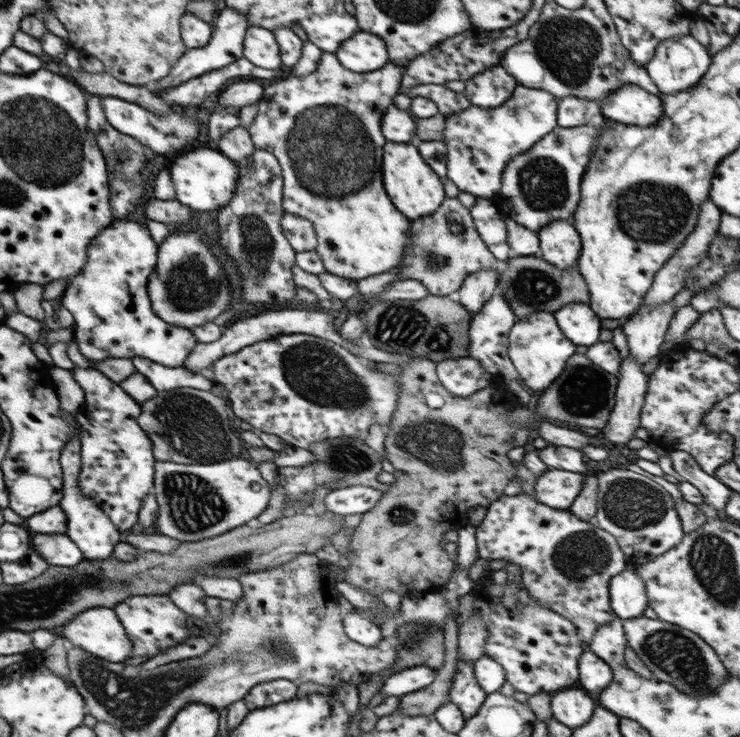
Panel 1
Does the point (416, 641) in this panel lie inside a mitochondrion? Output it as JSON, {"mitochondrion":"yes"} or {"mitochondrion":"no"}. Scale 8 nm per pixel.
{"mitochondrion":"yes"}

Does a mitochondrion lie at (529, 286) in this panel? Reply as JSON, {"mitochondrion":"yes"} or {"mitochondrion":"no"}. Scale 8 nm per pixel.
{"mitochondrion":"yes"}

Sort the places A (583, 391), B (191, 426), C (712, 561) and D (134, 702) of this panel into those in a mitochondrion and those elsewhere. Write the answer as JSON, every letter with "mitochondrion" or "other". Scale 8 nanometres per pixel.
{"A":"mitochondrion","B":"mitochondrion","C":"mitochondrion","D":"mitochondrion"}

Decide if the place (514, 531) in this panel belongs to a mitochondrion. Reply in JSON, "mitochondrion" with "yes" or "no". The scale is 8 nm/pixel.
{"mitochondrion":"no"}

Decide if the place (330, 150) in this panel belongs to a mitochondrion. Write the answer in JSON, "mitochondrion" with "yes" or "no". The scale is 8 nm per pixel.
{"mitochondrion":"yes"}

